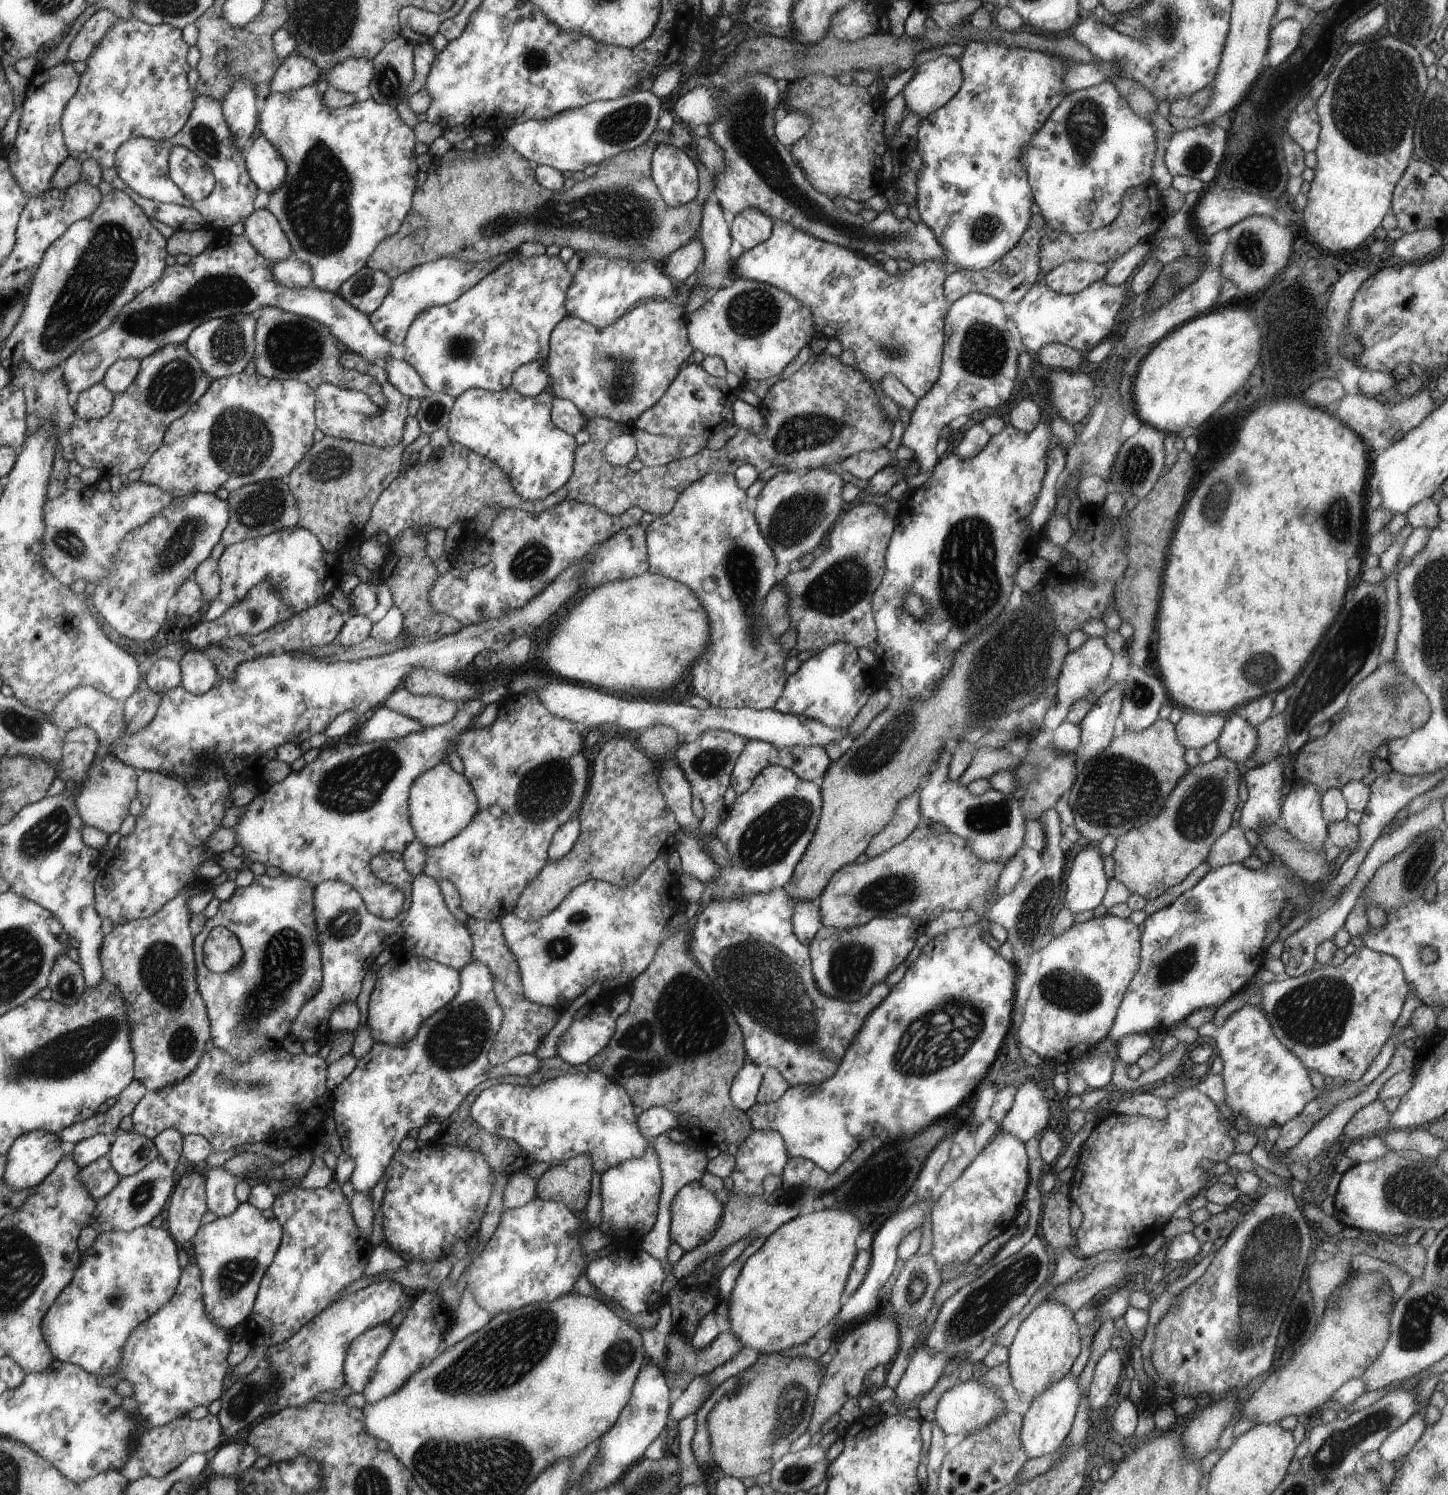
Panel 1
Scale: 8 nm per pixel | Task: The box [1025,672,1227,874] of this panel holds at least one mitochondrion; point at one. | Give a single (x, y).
(1115, 791)

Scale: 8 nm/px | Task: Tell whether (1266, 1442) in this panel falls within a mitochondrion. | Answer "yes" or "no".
no

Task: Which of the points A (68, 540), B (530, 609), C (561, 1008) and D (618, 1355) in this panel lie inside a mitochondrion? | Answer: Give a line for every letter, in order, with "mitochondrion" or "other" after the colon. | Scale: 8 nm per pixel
A: mitochondrion
B: other
C: other
D: mitochondrion

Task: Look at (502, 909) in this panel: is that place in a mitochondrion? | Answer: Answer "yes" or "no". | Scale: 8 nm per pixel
no

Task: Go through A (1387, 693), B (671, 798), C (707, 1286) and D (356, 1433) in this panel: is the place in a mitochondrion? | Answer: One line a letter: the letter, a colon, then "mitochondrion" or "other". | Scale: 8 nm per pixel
A: mitochondrion
B: other
C: other
D: other

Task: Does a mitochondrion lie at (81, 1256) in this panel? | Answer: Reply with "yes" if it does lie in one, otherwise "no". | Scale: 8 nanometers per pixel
no

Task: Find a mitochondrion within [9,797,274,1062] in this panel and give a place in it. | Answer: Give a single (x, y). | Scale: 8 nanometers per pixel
(46, 835)

